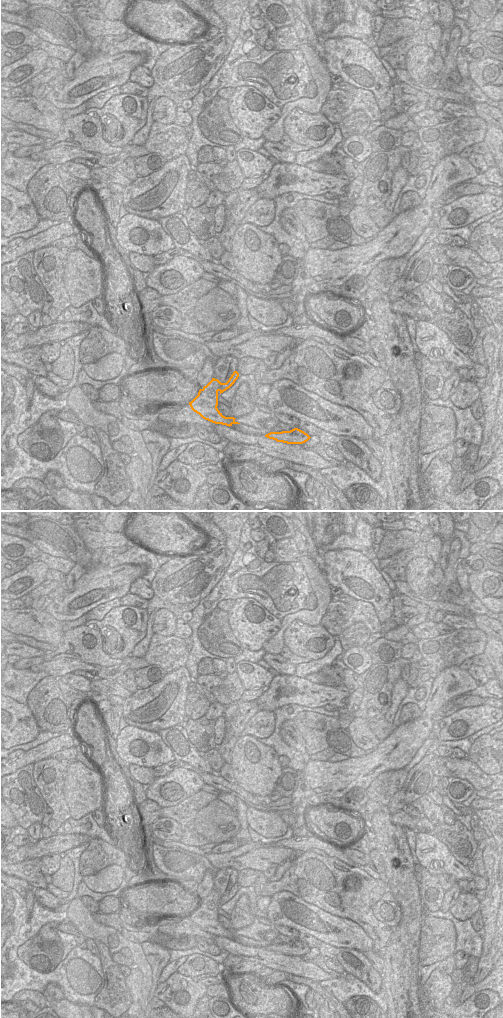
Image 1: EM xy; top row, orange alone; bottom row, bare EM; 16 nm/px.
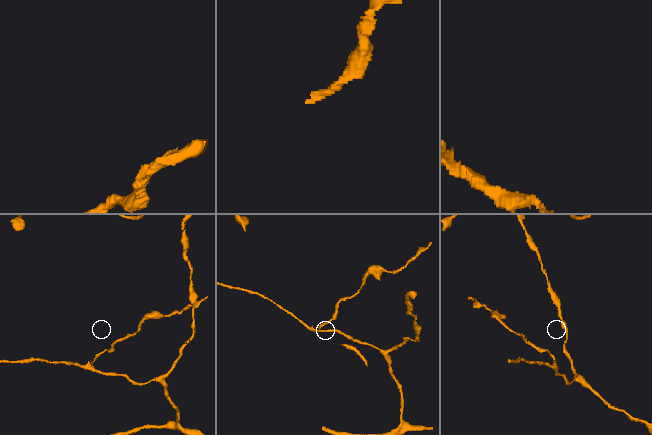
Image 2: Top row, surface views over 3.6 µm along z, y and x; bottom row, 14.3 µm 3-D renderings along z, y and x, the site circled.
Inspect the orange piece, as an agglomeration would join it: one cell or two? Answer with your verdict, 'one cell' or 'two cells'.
two cells

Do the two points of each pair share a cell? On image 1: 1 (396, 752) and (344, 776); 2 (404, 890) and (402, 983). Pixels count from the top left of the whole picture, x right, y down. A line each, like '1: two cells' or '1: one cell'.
1: one cell
2: one cell

